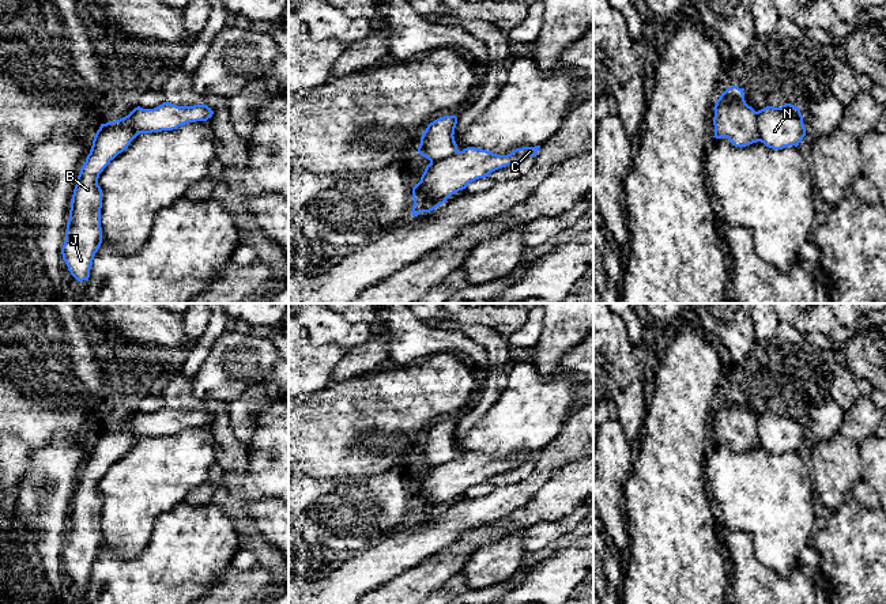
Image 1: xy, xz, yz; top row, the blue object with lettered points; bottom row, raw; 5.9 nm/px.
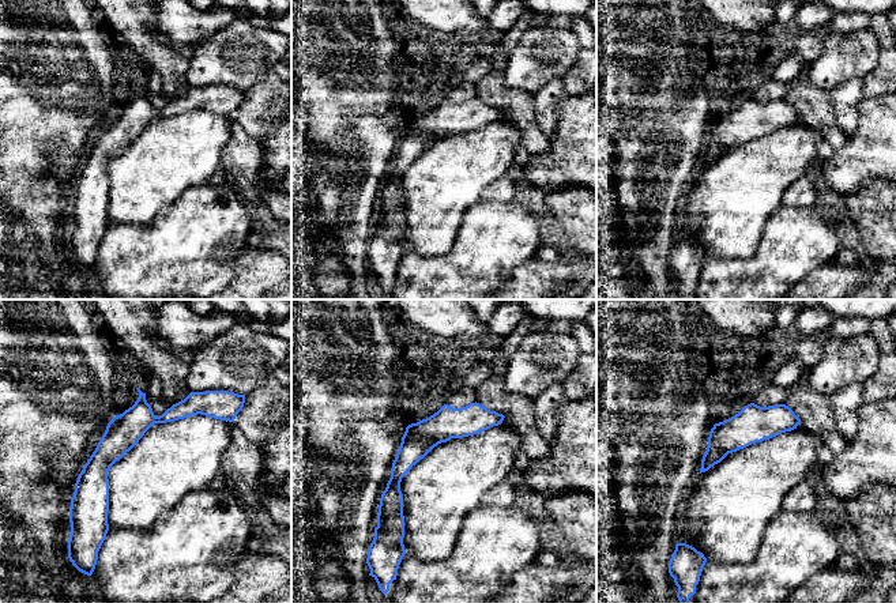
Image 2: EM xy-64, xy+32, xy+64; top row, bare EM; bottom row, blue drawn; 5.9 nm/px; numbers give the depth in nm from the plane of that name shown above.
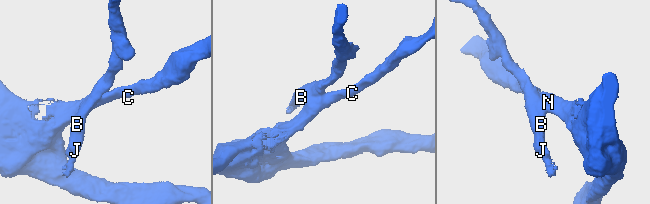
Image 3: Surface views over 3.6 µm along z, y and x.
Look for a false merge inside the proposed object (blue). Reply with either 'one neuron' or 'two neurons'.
two neurons

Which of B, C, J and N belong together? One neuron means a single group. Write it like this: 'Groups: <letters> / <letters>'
Groups: B J / C N

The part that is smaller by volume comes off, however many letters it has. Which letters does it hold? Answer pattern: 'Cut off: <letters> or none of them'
Cut off: B, J

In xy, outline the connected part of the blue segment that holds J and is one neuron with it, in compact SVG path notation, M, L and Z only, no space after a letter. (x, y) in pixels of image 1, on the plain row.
M124 427L101 429L76 483L61 559L78 586L88 585L94 560L102 548L99 479L135 442L133 434Z

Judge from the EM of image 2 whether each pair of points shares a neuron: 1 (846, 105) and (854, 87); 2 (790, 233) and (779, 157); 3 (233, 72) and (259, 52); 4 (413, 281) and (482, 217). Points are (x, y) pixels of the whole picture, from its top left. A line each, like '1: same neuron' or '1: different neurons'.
1: same neuron
2: different neurons
3: same neuron
4: same neuron

